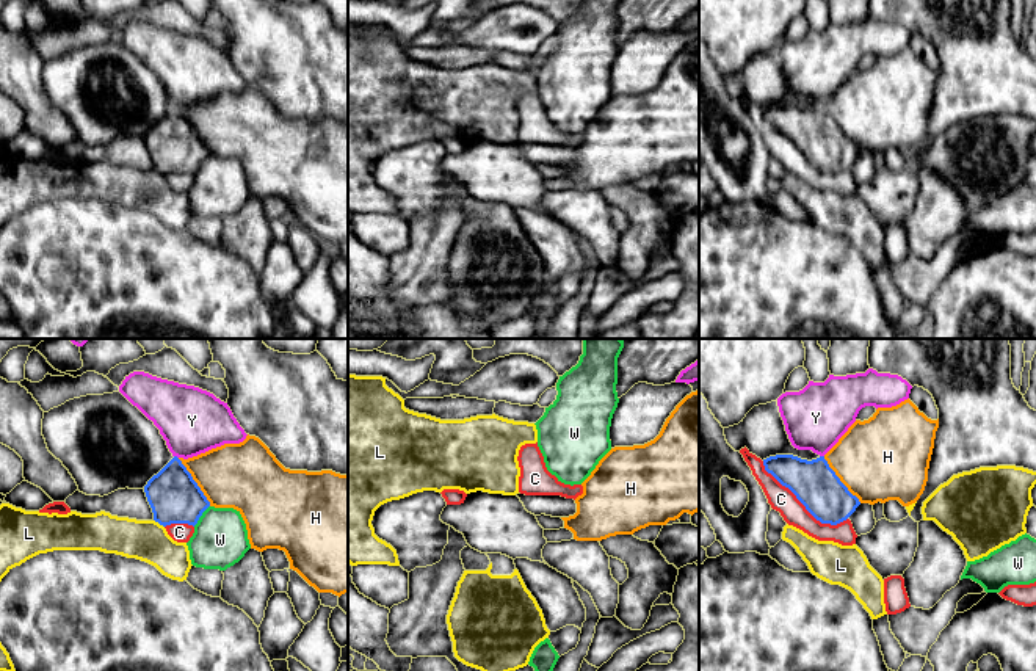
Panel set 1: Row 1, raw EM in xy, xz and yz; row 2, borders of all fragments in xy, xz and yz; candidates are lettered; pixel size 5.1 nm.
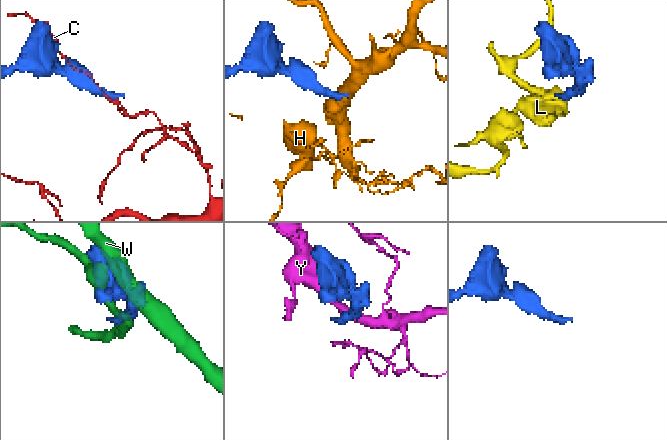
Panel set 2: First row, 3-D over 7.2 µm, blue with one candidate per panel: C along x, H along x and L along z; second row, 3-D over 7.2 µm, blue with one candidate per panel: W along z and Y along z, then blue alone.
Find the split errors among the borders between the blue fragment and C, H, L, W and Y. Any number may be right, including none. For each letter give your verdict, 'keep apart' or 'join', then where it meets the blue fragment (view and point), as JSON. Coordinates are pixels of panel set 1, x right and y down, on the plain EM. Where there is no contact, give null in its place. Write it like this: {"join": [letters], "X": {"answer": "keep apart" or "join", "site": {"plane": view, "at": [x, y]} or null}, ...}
{"join": ["L"], "C": {"answer": "keep apart", "site": {"plane": "yz", "at": [801, 151]}}, "H": {"answer": "keep apart", "site": {"plane": "xy", "at": [195, 130]}}, "L": {"answer": "join", "site": {"plane": "xy", "at": [159, 171]}}, "W": {"answer": "keep apart", "site": {"plane": "xy", "at": [201, 163]}}, "Y": {"answer": "keep apart", "site": {"plane": "xy", "at": [176, 105]}}}

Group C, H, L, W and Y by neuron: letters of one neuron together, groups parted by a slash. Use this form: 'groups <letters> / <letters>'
groups C / H / L / W / Y

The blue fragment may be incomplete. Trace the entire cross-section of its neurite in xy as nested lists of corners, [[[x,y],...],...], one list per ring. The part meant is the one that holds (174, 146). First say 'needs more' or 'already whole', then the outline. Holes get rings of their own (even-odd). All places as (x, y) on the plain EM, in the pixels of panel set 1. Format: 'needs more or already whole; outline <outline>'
needs more; outline [[[174,105],[144,135],[152,169],[100,160],[67,163],[25,160],[0,154],[0,230],[16,215],[53,199],[100,199],[136,207],[163,224],[183,230],[191,218],[187,191],[174,190],[166,174],[196,174],[210,151],[191,122]]]

